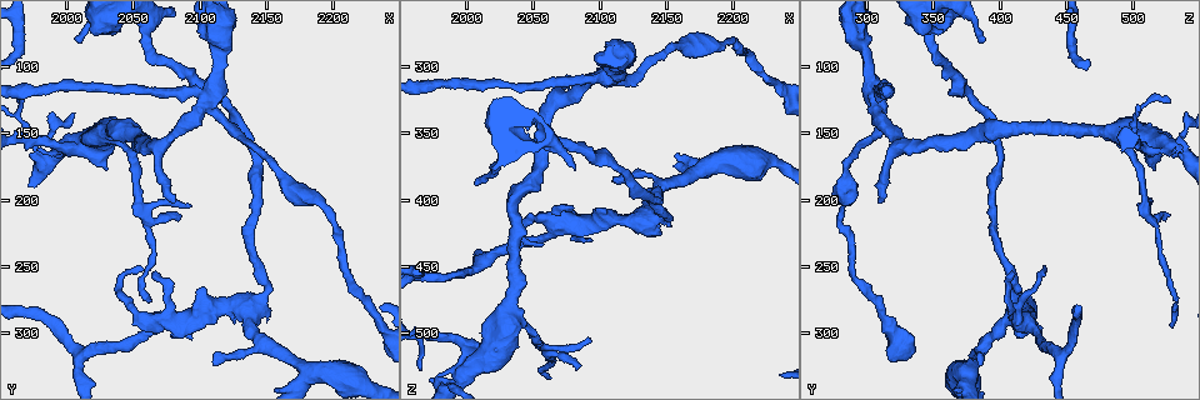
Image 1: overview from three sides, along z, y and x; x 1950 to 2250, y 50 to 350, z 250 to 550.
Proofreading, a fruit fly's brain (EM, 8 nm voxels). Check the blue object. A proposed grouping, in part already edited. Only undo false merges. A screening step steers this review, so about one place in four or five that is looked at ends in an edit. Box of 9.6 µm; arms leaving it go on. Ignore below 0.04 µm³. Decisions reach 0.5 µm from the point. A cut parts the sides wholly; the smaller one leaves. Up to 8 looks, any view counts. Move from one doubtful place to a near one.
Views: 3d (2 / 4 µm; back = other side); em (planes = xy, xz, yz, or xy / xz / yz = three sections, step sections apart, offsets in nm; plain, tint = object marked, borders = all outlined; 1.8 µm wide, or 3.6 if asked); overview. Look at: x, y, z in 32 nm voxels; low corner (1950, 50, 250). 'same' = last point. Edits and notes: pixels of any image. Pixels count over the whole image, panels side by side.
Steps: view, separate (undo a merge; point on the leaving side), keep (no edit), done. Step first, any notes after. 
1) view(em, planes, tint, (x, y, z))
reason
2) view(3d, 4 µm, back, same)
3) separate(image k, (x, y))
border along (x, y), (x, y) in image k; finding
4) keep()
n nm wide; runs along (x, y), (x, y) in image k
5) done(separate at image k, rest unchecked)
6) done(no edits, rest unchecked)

view(em, planes, tint, (2014, 156, 520))
calibre changes

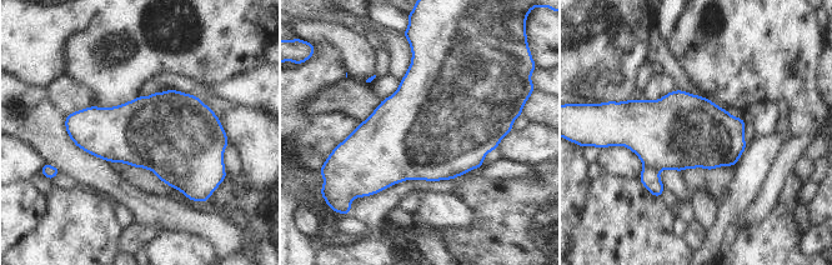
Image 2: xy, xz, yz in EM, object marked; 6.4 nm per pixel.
separate(image 2, (650, 178))
two neurons meet here

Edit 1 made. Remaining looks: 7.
view(overview)

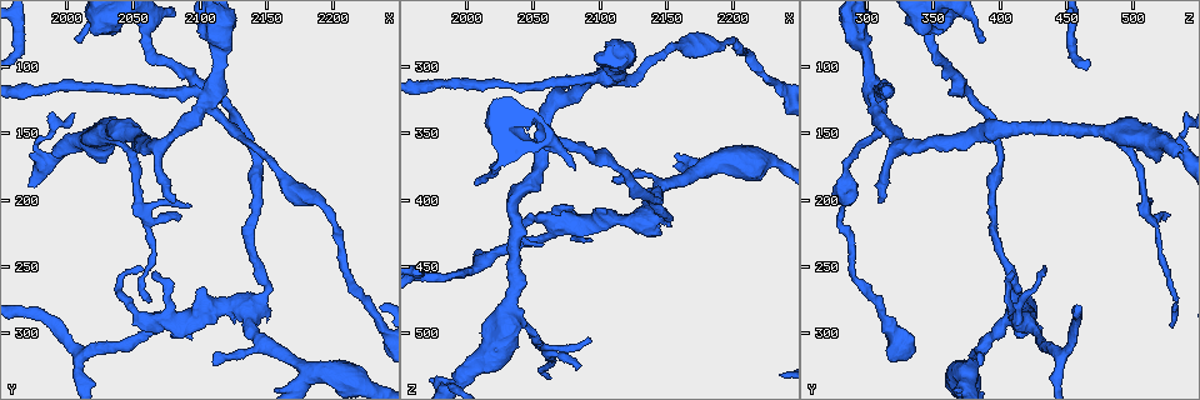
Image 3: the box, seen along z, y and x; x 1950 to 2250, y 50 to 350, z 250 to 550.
view(em, xy, step 4, tint, (2062, 68, 352))
branch point

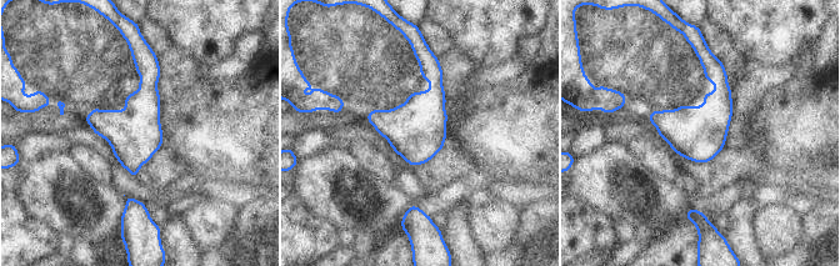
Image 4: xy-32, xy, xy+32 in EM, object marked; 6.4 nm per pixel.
view(em, planes, tint, same)

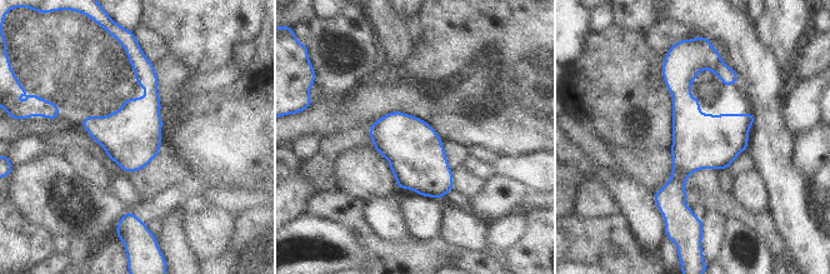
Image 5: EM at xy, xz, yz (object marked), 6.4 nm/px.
keep()
runs along (689, 64), (678, 178), (689, 214) in image 5; continuous, no second neuron

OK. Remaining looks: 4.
view(3d, 2 µm, (2106, 126, 310))
looks like a crossing

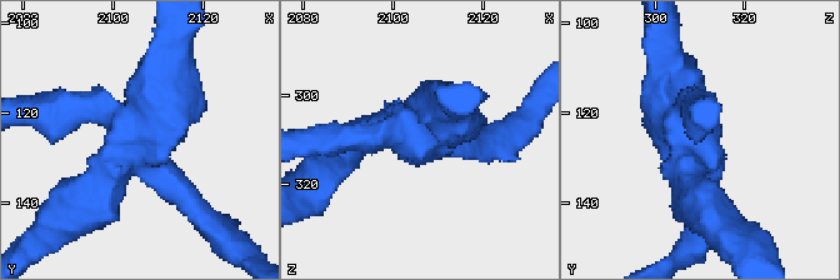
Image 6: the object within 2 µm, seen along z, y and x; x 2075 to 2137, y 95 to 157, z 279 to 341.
view(em, planes, borders, (2107, 128, 309))
4 arms

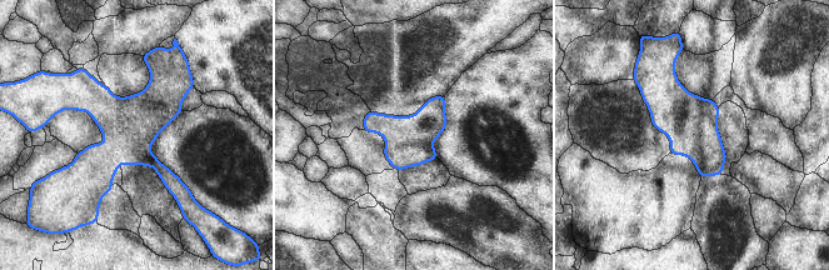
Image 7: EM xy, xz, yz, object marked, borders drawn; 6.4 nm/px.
separate(image 7, (704, 148))
border along (712, 100), (687, 140), (685, 154) in image 7; two neurons meet here

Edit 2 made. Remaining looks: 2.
done(separate at image 2, separate at image 7, rest unchecked)

